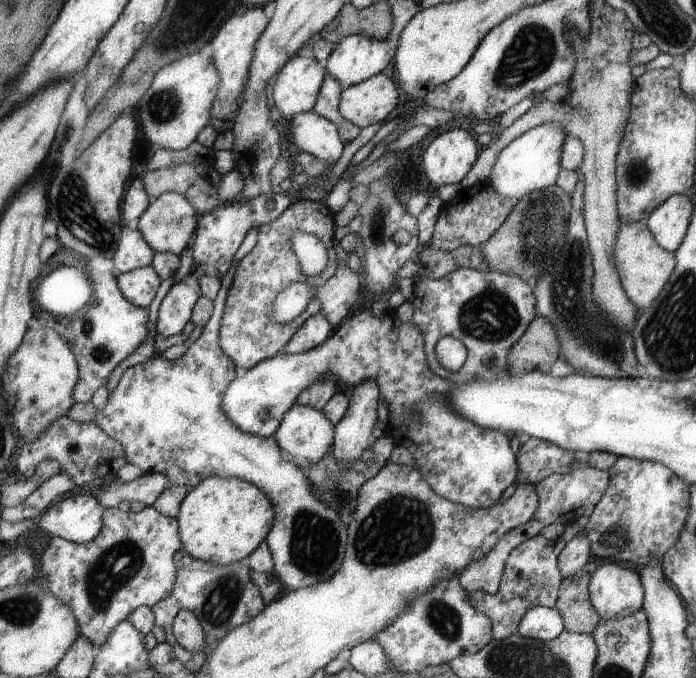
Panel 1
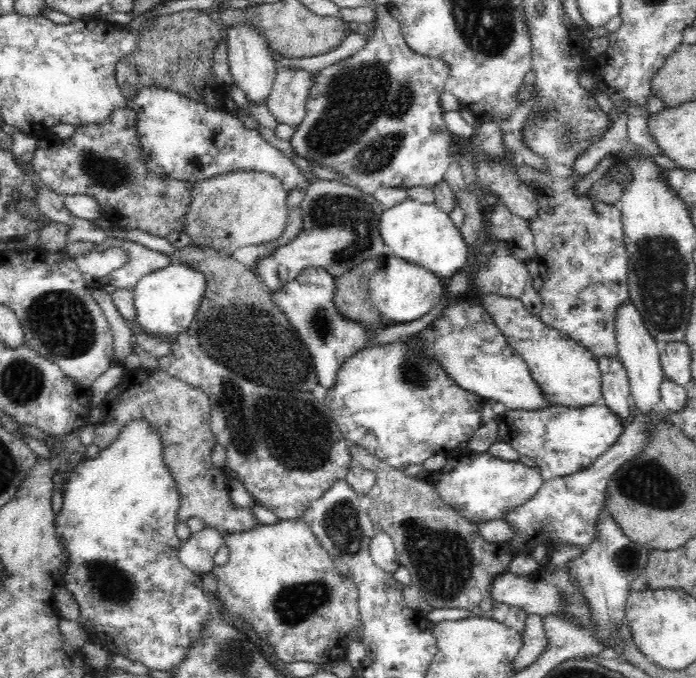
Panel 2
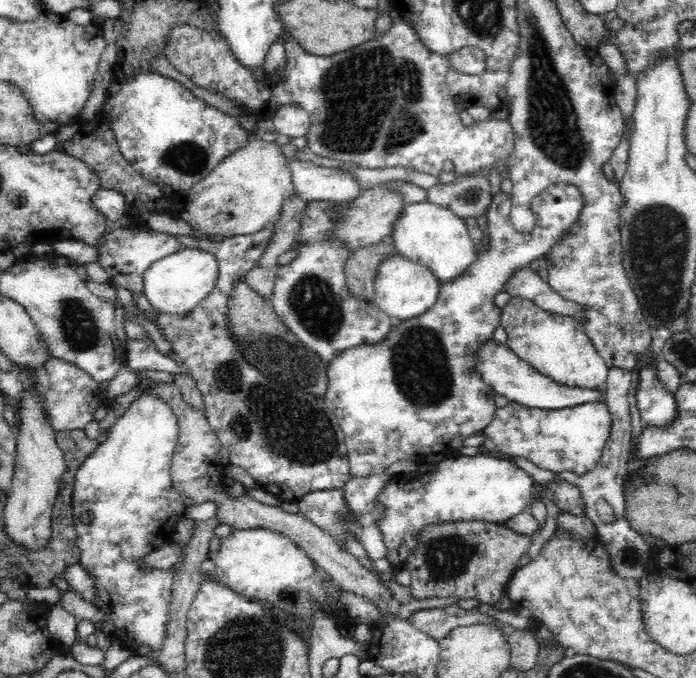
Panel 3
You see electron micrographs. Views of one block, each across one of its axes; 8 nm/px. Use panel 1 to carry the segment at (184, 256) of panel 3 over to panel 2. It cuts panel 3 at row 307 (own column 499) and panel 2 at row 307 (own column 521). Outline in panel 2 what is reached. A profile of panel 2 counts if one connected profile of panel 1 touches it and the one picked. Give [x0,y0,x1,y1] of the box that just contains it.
[133,262,207,335]

